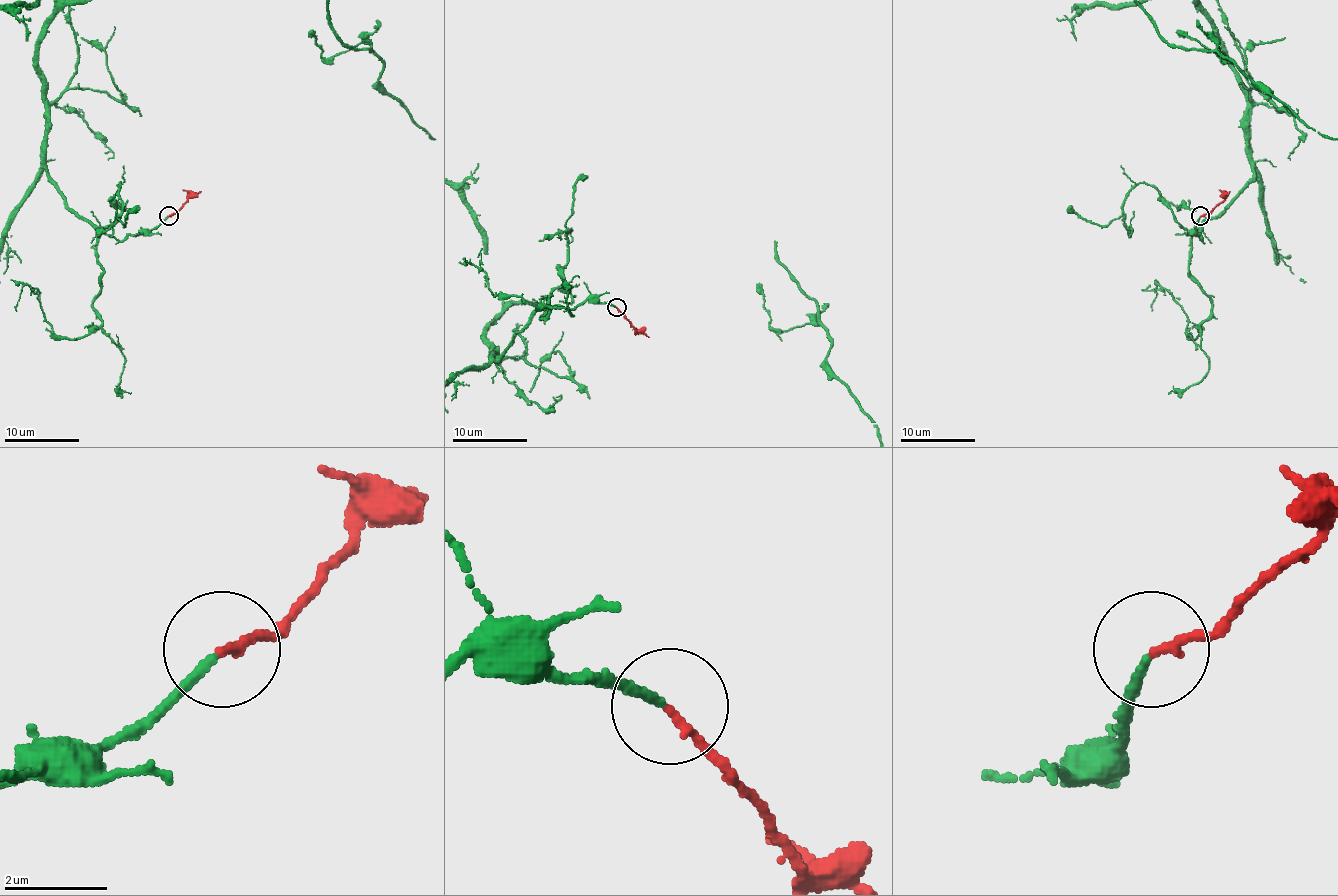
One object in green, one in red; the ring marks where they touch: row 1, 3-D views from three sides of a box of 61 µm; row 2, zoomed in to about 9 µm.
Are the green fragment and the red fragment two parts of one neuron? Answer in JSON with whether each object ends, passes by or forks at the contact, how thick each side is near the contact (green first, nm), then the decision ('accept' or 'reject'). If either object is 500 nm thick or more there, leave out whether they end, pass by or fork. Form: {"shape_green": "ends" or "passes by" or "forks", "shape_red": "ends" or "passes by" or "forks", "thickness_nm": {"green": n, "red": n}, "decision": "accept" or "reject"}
{"shape_green": "ends", "shape_red": "ends", "thickness_nm": {"green": 180, "red": 160}, "decision": "accept"}

